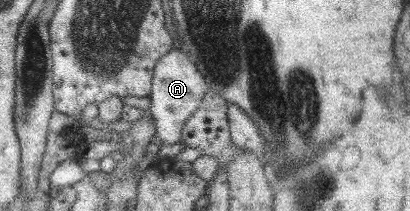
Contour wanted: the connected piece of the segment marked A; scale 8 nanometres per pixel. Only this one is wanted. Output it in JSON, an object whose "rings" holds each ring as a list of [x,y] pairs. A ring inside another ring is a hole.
{"rings":[[[177,48],[169,50],[154,65],[152,91],[148,96],[151,100],[149,111],[155,121],[155,135],[162,145],[180,143],[180,131],[184,121],[196,110],[208,90],[204,77],[197,71],[187,52],[182,54]]]}

